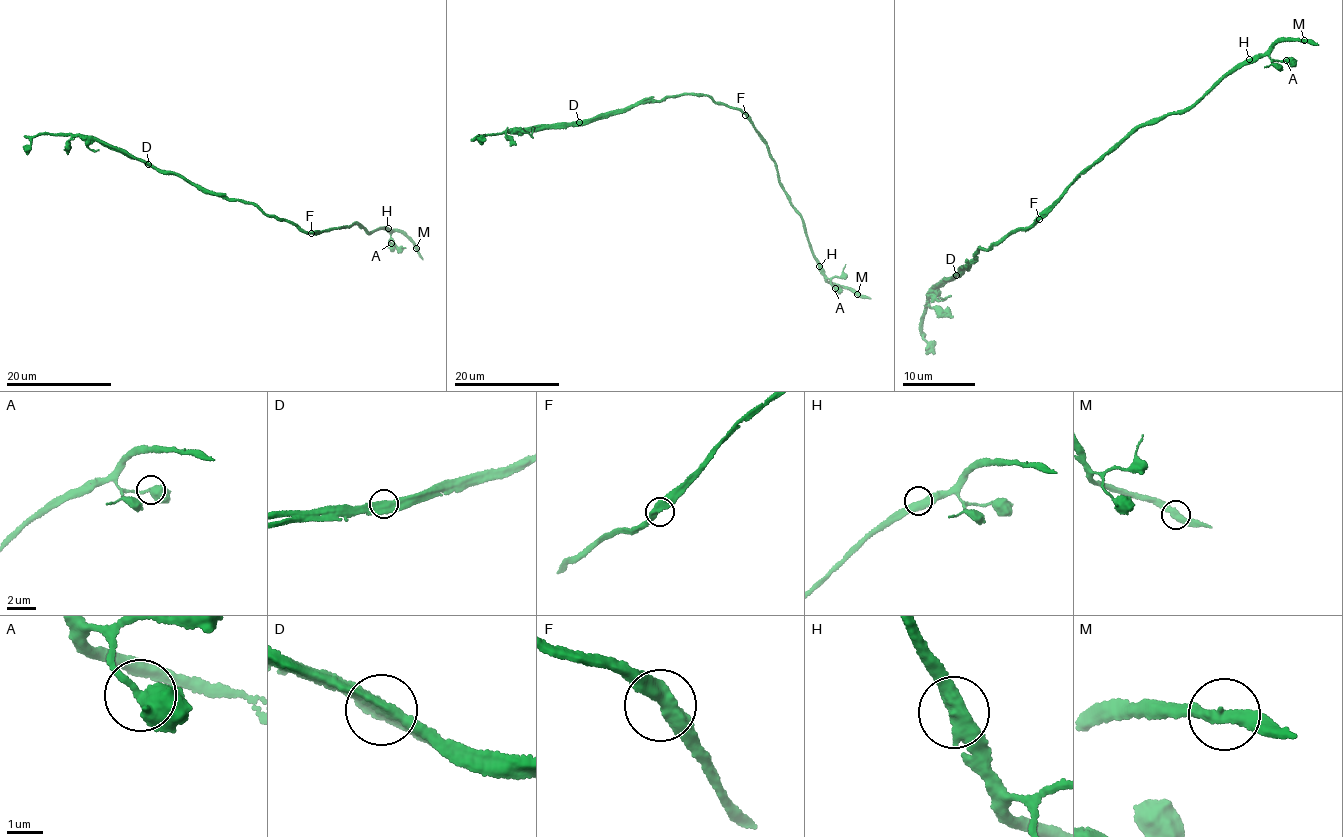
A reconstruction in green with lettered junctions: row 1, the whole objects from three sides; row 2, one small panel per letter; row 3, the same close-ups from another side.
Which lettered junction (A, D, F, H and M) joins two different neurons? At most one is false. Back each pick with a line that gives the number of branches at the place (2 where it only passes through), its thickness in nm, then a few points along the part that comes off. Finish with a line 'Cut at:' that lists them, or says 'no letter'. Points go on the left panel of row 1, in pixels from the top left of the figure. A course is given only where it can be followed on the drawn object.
D: 2 branches meet; 440 nm thick; foreign part runs (148, 165), (94, 139), (90, 142), (89, 149), (99, 149)
Cut at: D

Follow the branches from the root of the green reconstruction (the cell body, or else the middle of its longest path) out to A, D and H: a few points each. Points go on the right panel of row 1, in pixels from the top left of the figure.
A: (1006, 236), (1053, 209), (1075, 178), (1146, 123), (1185, 109), (1241, 64), (1266, 55), (1286, 60)
D: (1006, 236), (973, 254), (975, 259), (957, 275)
H: (1006, 236), (1018, 227), (1025, 228), (1034, 223), (1053, 209), (1075, 178), (1146, 123), (1185, 109), (1249, 59)

